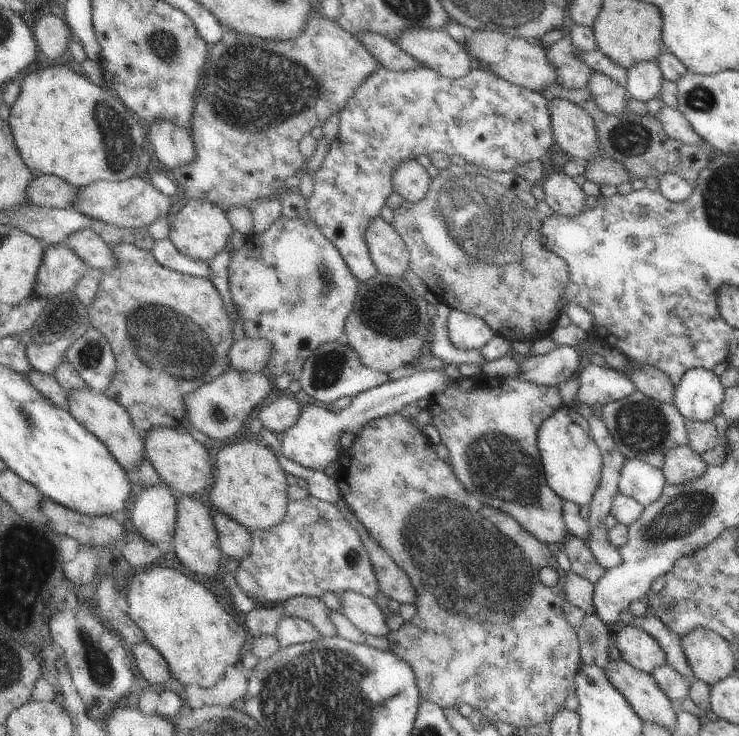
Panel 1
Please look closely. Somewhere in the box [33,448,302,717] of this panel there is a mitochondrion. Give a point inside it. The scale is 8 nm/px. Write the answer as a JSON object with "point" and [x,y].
{"point":[99,668]}

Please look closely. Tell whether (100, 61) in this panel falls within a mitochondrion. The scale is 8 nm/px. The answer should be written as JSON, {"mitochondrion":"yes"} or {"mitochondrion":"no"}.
{"mitochondrion":"no"}

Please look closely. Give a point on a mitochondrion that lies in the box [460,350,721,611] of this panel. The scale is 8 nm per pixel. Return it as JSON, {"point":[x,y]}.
{"point":[685,512]}

